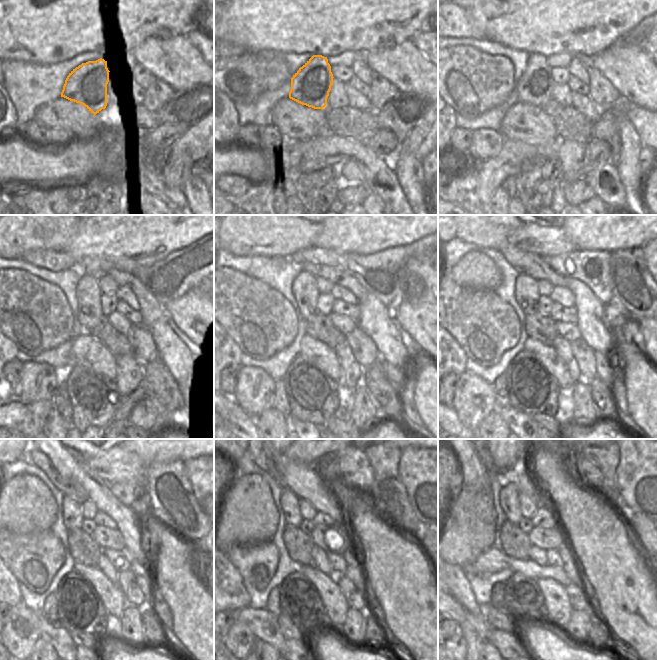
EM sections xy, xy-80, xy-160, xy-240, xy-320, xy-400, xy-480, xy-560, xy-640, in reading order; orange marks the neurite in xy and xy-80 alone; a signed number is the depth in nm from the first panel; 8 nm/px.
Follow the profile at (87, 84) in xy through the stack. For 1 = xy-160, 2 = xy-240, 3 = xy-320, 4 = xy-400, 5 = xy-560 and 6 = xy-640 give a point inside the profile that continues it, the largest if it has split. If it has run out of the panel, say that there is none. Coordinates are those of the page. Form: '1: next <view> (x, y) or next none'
1: next xy-160 (535, 87)
2: next xy-240 (88, 291)
3: next xy-320 (304, 287)
4: next xy-400 (527, 294)
5: next xy-560 (290, 505)
6: next xy-640 (510, 498)

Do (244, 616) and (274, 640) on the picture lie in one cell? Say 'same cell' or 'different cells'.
same cell

